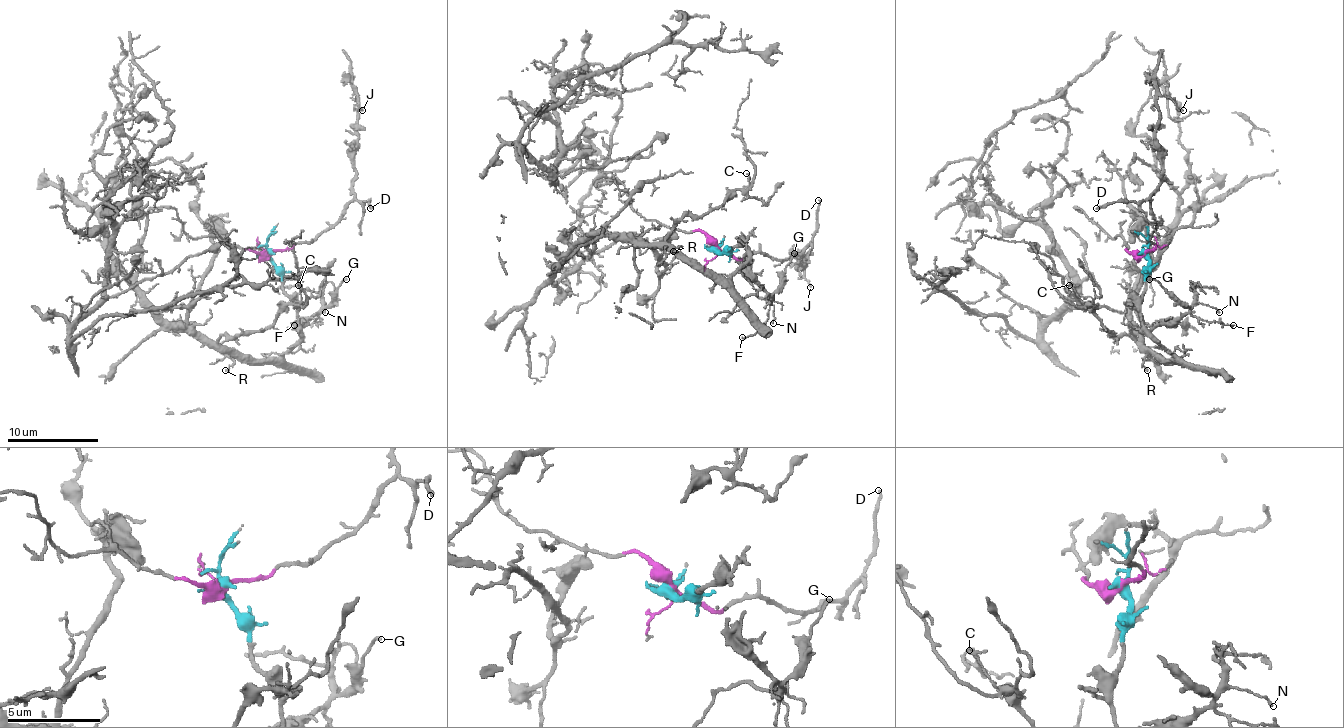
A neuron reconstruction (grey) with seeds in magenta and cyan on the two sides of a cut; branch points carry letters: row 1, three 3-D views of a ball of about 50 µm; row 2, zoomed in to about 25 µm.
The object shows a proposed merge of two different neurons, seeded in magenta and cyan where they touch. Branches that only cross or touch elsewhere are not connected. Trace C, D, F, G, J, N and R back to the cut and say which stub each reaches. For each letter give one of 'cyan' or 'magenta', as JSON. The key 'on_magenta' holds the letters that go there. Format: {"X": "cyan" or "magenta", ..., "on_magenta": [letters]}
{"C": "cyan", "D": "magenta", "F": "cyan", "G": "cyan", "J": "magenta", "N": "cyan", "R": "cyan", "on_magenta": ["D", "J"]}

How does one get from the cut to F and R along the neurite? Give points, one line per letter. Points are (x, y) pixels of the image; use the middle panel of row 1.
F: (716, 248), (721, 253), (744, 244), (748, 276), (764, 292), (769, 305), (769, 319), (753, 335), (741, 337)
R: (716, 248), (721, 253), (744, 244), (748, 257), (723, 276), (696, 269), (677, 251), (682, 248), (673, 251)

